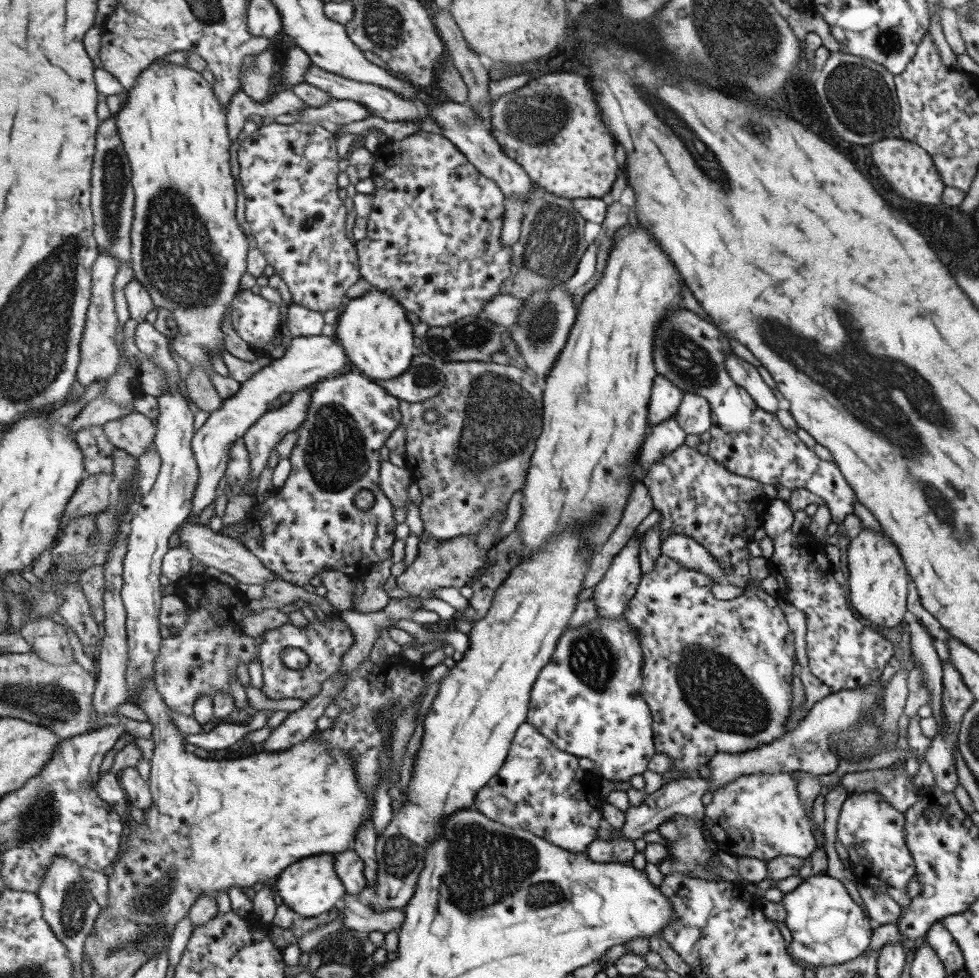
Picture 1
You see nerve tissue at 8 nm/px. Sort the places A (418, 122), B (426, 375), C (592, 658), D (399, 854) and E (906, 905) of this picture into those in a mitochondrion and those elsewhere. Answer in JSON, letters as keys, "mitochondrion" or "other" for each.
{"A":"other","B":"mitochondrion","C":"mitochondrion","D":"mitochondrion","E":"other"}

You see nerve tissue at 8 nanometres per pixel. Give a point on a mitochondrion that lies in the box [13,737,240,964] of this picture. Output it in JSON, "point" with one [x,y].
{"point":[154,896]}

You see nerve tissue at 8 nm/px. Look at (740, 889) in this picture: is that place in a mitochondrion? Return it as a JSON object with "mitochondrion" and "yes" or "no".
{"mitochondrion":"no"}

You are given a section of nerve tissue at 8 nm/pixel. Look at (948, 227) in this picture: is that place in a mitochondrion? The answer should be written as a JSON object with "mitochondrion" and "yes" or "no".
{"mitochondrion":"yes"}

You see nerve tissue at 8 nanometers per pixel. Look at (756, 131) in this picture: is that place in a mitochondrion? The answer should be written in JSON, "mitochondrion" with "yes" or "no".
{"mitochondrion":"no"}

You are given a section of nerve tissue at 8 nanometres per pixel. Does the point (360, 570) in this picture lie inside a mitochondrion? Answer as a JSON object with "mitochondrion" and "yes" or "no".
{"mitochondrion":"no"}

